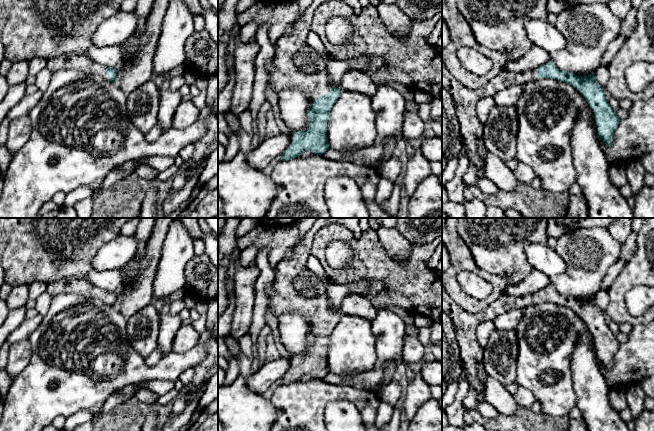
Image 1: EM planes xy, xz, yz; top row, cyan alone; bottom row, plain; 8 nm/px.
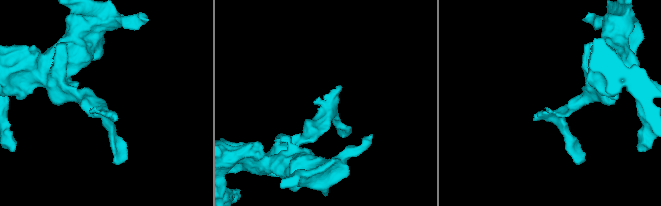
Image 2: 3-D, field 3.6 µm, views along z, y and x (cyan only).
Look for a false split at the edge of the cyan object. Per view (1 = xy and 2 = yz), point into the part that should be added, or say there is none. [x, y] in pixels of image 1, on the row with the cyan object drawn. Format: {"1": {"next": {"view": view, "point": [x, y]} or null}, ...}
{"1": {"next": {"view": "xy", "point": [67, 61]}}, "2": {"next": {"view": "yz", "point": [465, 99]}}}

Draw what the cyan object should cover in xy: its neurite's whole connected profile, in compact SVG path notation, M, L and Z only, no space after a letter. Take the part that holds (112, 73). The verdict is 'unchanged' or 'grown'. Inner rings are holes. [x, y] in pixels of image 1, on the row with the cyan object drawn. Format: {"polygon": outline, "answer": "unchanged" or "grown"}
{"polygon": "M73 53L60 55L58 57L48 59L46 67L52 73L61 69L79 69L85 70L88 73L100 75L110 82L116 82L117 80L117 69L106 68L96 62L93 62L86 55L75 55Z", "answer": "grown"}

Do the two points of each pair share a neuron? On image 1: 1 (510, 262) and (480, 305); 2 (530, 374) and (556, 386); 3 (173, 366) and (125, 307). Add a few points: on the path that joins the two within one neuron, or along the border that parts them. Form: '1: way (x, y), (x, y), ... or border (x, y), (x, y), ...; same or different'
1: border (477, 266), (486, 273), (499, 276); different
2: way (536, 374), (543, 374), (550, 381); same
3: border (115, 306), (126, 319); different

